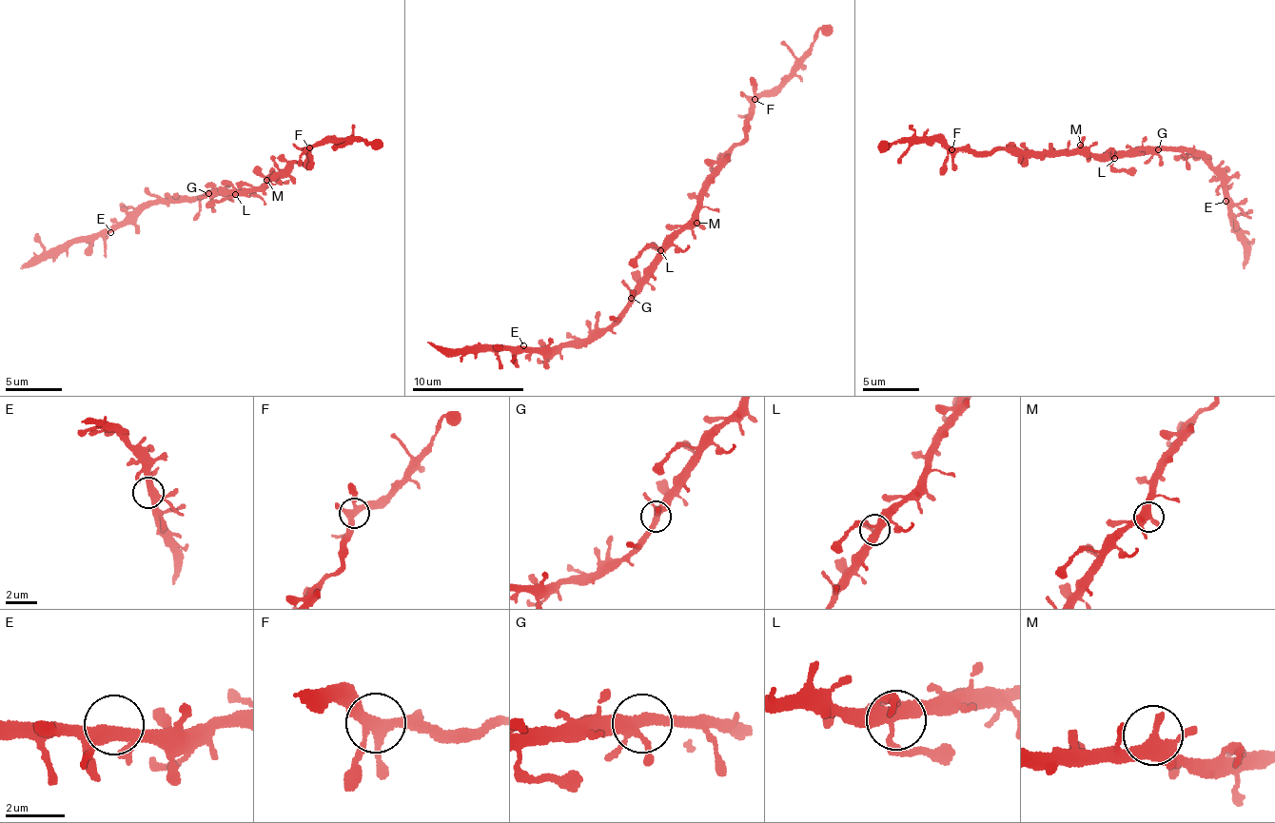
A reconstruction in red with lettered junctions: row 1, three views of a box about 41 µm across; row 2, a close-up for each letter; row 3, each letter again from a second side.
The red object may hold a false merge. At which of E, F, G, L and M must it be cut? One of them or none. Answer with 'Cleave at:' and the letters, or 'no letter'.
Cleave at: no letter

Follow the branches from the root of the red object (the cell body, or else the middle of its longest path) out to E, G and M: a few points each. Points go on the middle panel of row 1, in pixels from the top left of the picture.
E: (667, 248), (641, 286), (605, 329), (594, 330), (585, 339), (569, 340), (542, 349), (523, 345)
G: (667, 248), (631, 298)
M: (667, 248), (679, 232), (696, 223)

